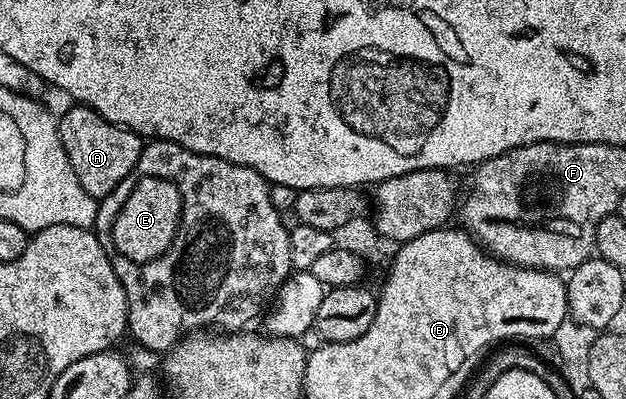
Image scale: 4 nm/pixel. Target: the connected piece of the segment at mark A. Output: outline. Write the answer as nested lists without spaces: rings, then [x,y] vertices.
[[[80,103],[70,104],[70,109],[59,117],[59,135],[63,147],[67,151],[67,159],[71,159],[71,167],[75,167],[75,175],[79,175],[79,183],[83,191],[92,197],[106,197],[139,163],[143,148],[141,134],[125,129],[122,125],[103,119],[94,109]]]

